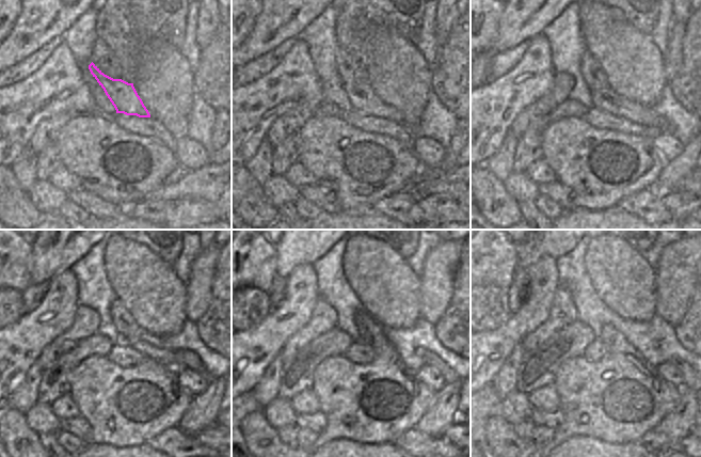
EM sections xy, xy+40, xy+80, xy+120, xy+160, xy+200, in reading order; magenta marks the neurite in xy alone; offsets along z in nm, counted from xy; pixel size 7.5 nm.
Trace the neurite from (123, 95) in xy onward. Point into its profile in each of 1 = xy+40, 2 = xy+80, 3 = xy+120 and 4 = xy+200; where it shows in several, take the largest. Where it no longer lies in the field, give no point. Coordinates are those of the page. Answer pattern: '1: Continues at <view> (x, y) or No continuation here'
1: Continues at xy+40 (362, 97)
2: Continues at xy+80 (606, 99)
3: Continues at xy+120 (150, 346)
4: Continues at xy+200 (687, 373).

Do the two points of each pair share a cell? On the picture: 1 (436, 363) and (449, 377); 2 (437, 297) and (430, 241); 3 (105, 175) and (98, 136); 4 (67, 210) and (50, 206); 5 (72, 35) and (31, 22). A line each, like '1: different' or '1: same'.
1: same
2: different
3: same
4: different
5: different

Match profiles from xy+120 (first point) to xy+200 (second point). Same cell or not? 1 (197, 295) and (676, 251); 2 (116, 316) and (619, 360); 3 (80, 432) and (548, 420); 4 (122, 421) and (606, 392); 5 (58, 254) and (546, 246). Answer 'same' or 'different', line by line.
1: same
2: same
3: same
4: same
5: same

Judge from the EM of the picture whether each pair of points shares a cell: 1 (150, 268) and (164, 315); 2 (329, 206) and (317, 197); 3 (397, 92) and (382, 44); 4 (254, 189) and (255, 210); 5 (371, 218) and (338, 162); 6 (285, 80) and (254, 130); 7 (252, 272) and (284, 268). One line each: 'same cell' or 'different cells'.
1: same cell
2: same cell
3: same cell
4: same cell
5: different cells
6: same cell
7: different cells

